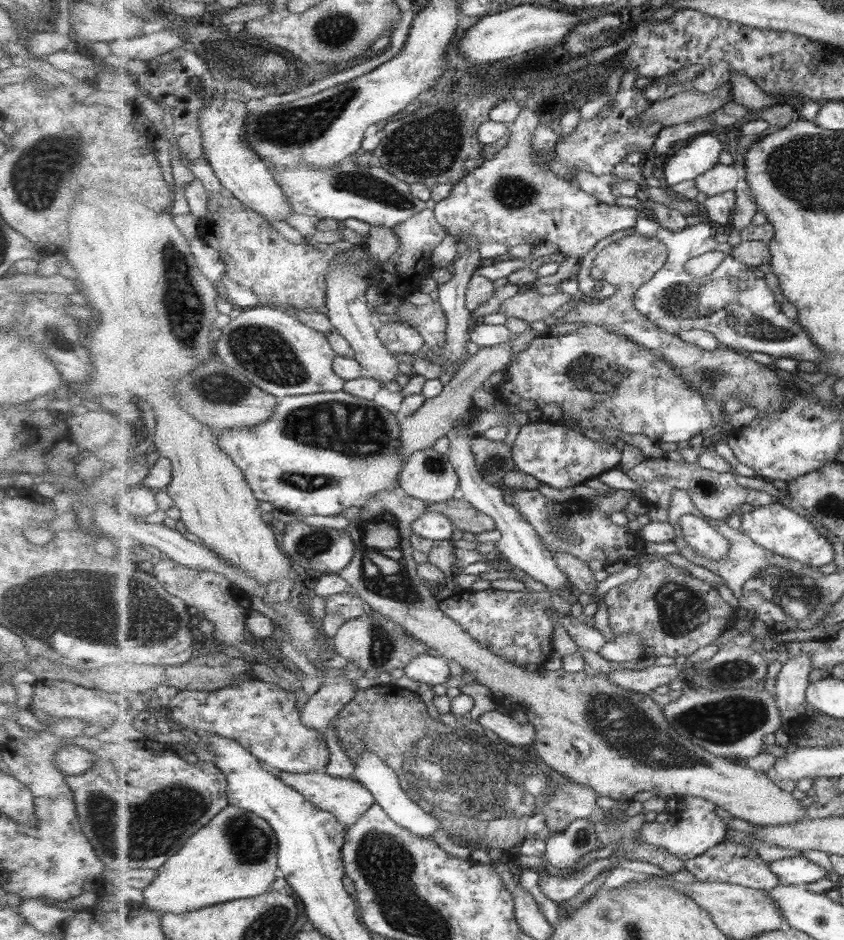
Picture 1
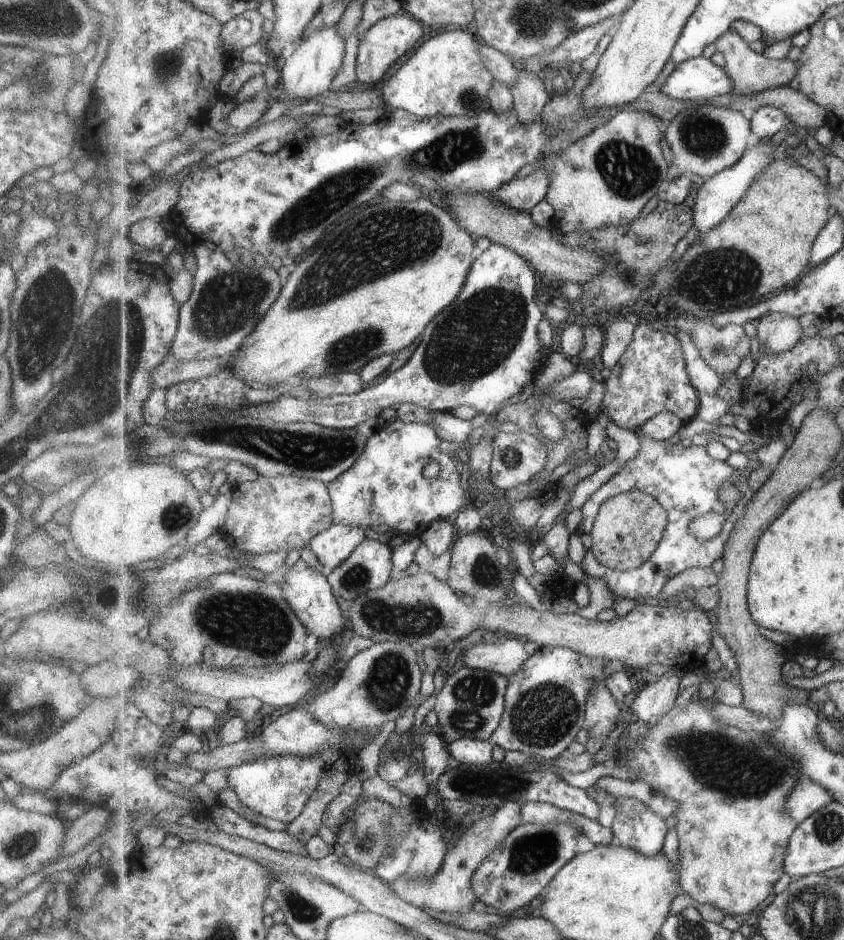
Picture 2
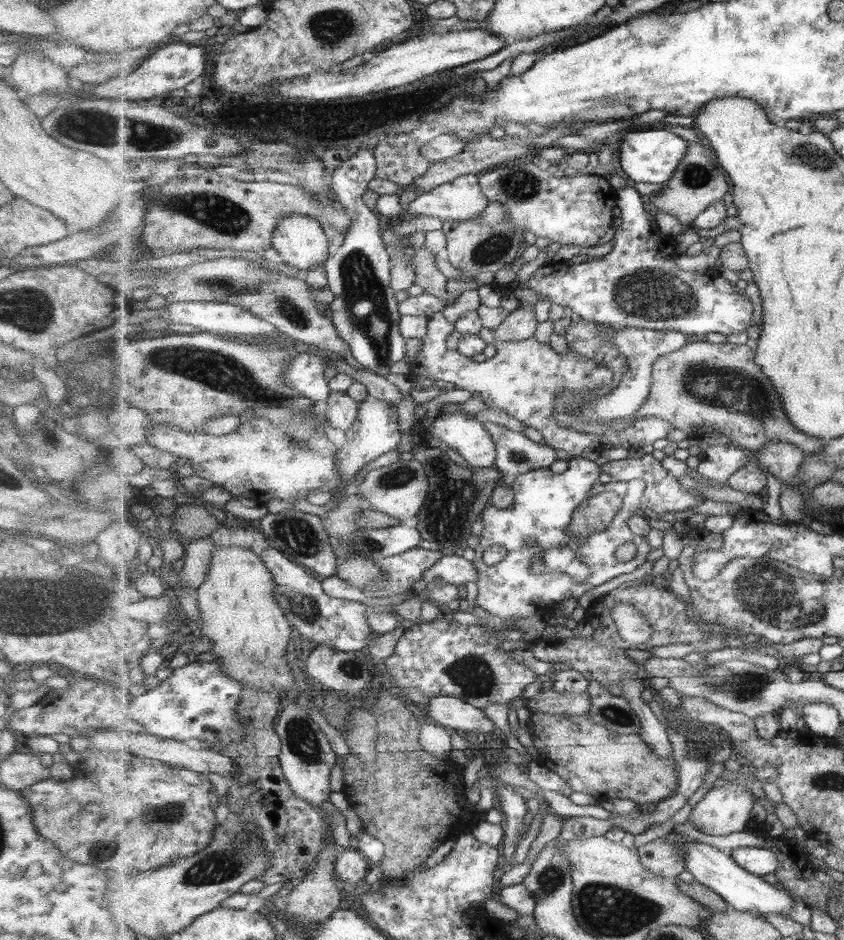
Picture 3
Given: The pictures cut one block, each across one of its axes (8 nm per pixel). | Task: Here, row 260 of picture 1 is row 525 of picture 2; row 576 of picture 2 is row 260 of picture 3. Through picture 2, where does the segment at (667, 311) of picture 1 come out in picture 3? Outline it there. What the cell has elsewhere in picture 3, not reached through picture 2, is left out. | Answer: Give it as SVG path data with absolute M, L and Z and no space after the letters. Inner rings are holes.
M625 185L623 188L618 188L616 191L618 192L618 215L622 218L623 222L620 229L615 232L612 239L614 242L613 249L605 256L597 258L594 257L593 260L585 261L583 263L560 263L560 261L557 260L554 262L549 262L532 274L532 277L528 280L528 283L526 283L529 289L540 292L543 296L548 296L553 304L572 309L572 312L579 315L580 318L586 322L598 323L599 325L609 325L617 329L635 327L659 331L679 331L683 334L709 334L709 332L718 332L726 336L727 334L737 334L743 332L746 328L749 328L749 326L754 324L753 320L751 320L751 316L753 316L753 304L751 304L751 302L749 302L749 298L744 295L741 283L735 283L735 285L731 284L731 282L722 277L723 274L721 274L721 271L714 268L707 269L703 273L685 271L678 268L673 258L681 255L681 253L679 254L675 248L676 242L673 240L673 236L666 235L658 227L658 224L656 223L655 211L653 209L647 211L647 208L645 208L647 198L641 194L635 186L631 187Z

